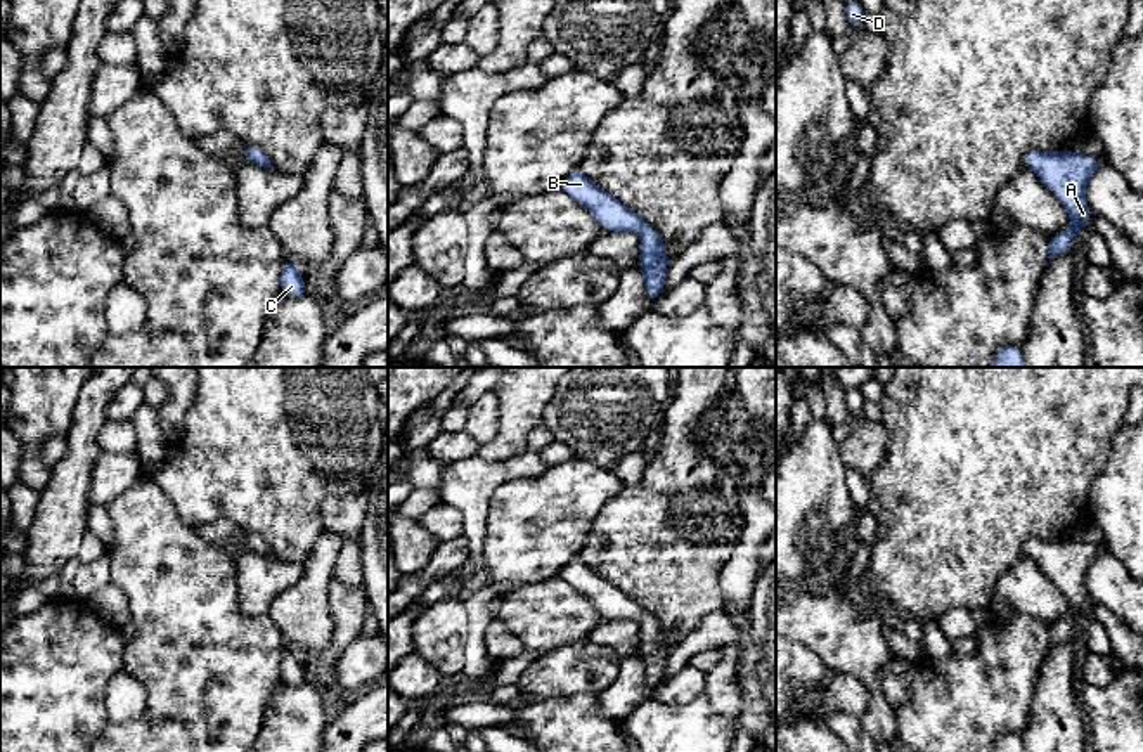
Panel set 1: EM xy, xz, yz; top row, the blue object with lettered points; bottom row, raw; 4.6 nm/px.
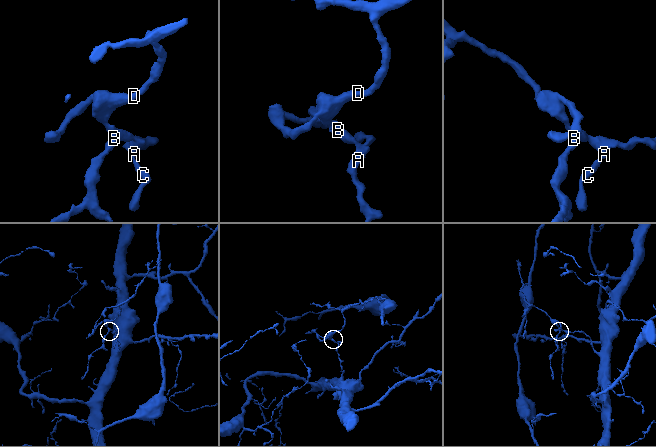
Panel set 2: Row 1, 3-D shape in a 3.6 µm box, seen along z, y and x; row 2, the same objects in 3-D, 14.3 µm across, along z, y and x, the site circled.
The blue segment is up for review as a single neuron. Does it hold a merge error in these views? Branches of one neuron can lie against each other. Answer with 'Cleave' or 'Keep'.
Keep

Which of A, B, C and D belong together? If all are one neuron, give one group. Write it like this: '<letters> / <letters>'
A B C D

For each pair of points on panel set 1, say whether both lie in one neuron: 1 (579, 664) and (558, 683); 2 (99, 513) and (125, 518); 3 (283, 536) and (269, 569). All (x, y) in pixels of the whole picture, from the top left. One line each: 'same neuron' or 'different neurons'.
1: same neuron
2: different neurons
3: different neurons

